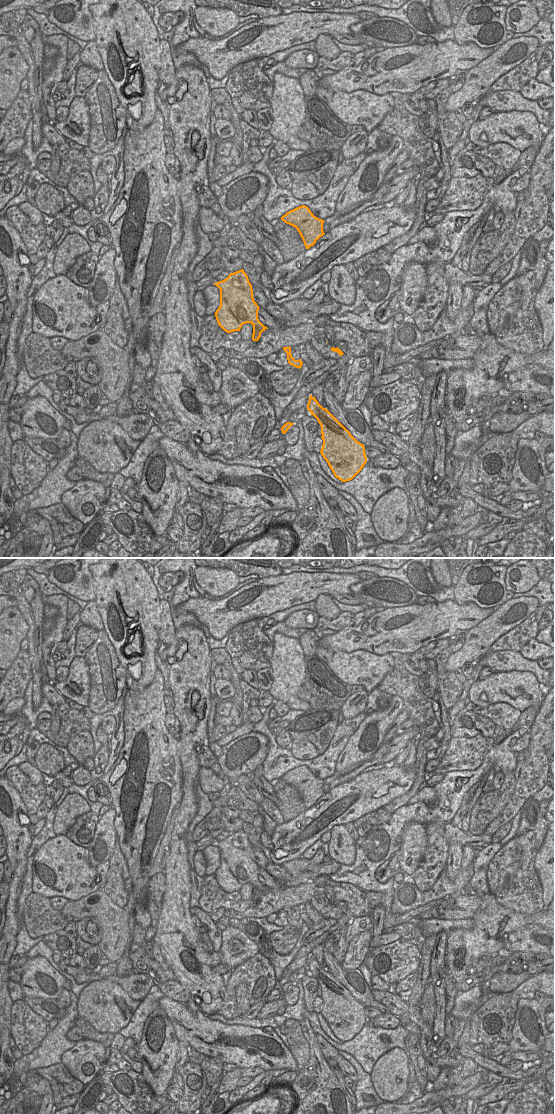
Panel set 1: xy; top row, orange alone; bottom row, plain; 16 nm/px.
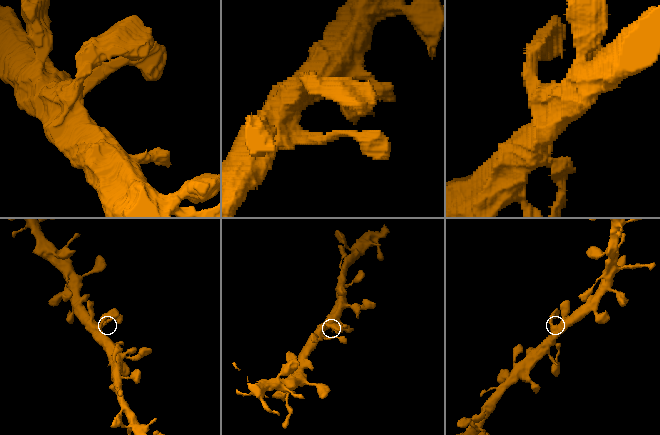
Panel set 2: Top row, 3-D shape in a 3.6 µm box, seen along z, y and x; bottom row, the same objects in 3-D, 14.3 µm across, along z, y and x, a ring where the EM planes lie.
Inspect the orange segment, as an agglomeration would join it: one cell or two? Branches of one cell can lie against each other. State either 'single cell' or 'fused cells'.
fused cells

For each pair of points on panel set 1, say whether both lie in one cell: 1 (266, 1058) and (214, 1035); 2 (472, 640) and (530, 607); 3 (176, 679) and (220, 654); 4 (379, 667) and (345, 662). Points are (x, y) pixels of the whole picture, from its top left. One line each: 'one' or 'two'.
1: one
2: one
3: two
4: one

